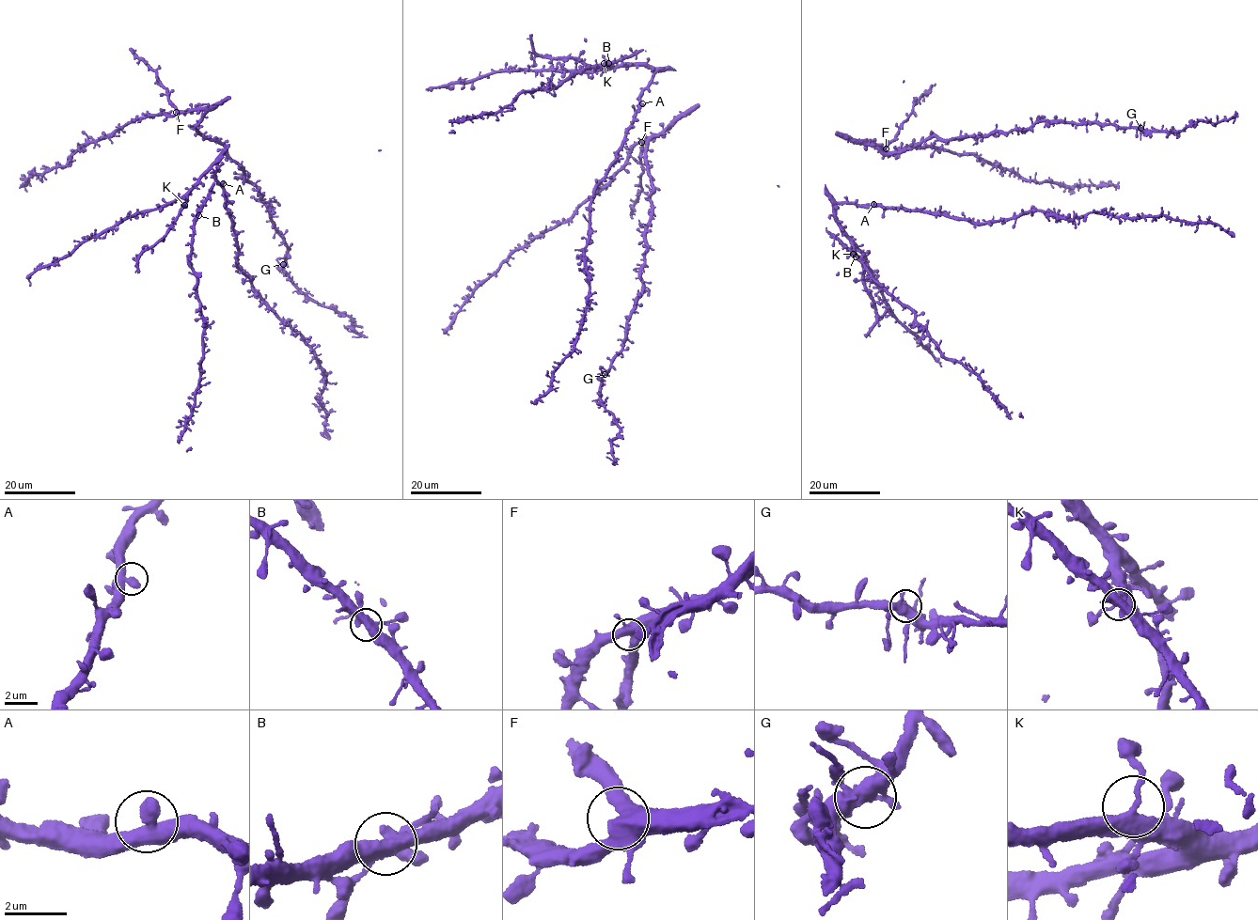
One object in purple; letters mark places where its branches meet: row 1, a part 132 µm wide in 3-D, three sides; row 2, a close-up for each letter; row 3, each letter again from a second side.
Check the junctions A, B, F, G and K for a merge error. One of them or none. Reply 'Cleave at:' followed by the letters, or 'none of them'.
Cleave at: G

